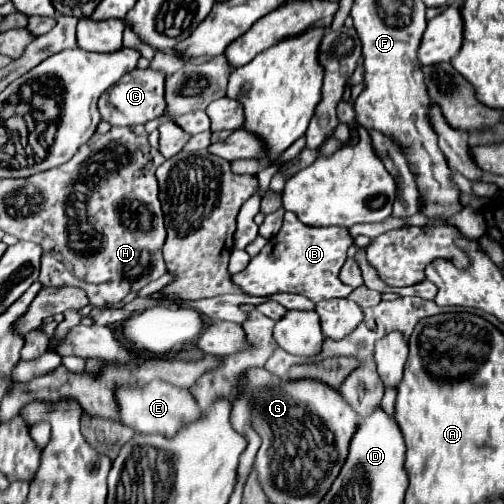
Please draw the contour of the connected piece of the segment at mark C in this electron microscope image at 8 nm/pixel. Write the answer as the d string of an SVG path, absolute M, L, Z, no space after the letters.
M134 69L126 73L114 87L110 87L98 103L100 115L110 125L140 125L152 119L158 119L166 113L166 99L164 99L164 71L158 69Z

